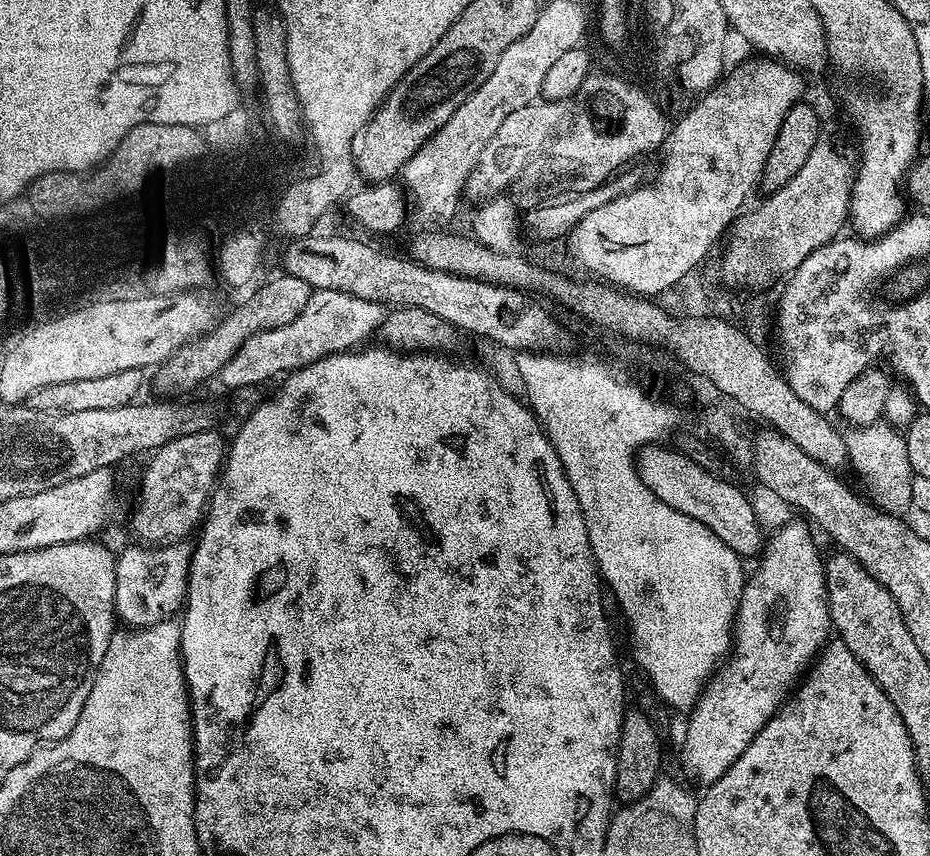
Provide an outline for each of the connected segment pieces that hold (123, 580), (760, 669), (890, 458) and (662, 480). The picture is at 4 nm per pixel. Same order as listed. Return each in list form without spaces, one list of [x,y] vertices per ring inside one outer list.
[[[132,542],[116,556],[116,614],[128,626],[147,626],[175,617],[188,595],[188,567],[192,561],[189,545],[184,542],[165,542],[159,546],[145,546]]]
[[[803,519],[800,520],[782,525],[776,537],[767,541],[765,552],[758,562],[760,569],[753,576],[751,573],[744,586],[736,615],[734,647],[723,667],[708,681],[695,708],[691,709],[689,716],[692,717],[684,732],[684,768],[700,786],[718,782],[718,778],[722,778],[722,774],[726,774],[726,770],[738,762],[746,746],[754,742],[762,726],[766,726],[766,722],[770,722],[770,718],[779,712],[784,701],[792,695],[802,677],[829,643],[832,612],[828,608],[826,560],[823,555],[820,557],[820,548],[815,538],[808,536],[809,525]]]
[[[879,422],[868,427],[857,427],[853,432],[853,436],[847,437],[850,464],[851,467],[856,467],[857,472],[868,483],[869,490],[873,492],[871,495],[878,496],[887,509],[895,509],[896,498],[900,498],[900,504],[906,510],[911,509],[914,473],[910,464],[905,435],[887,422]]]
[[[652,446],[643,453],[638,471],[644,485],[659,500],[666,502],[666,506],[676,508],[678,514],[686,514],[718,534],[718,538],[722,538],[722,542],[726,542],[726,546],[730,546],[730,550],[737,552],[741,558],[759,557],[766,544],[766,535],[760,529],[760,516],[748,501],[747,494],[738,485],[723,480],[715,471],[691,461],[675,447],[664,447],[668,446]]]

